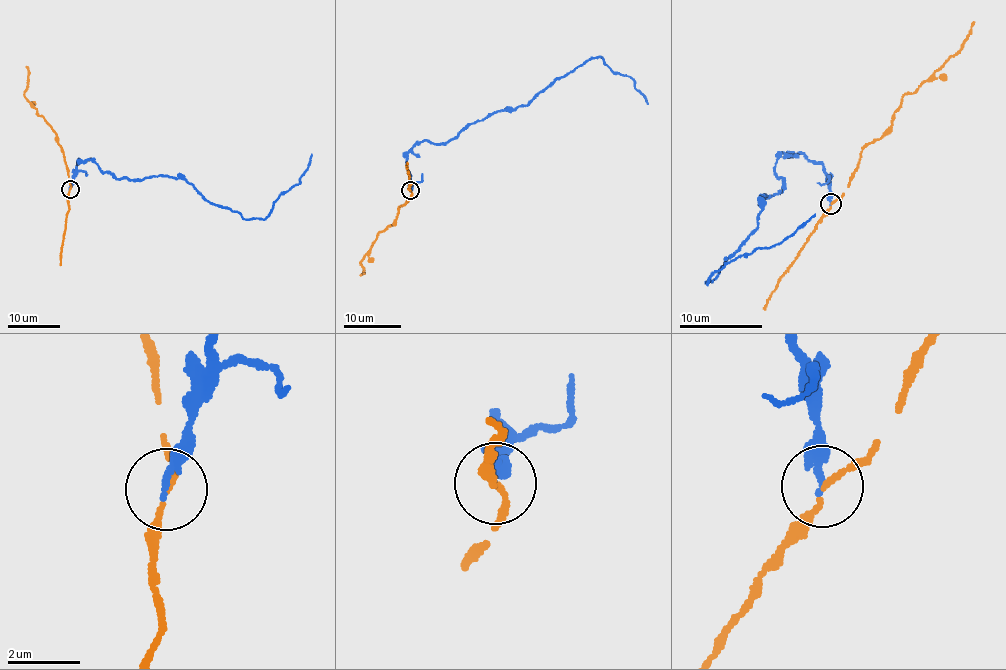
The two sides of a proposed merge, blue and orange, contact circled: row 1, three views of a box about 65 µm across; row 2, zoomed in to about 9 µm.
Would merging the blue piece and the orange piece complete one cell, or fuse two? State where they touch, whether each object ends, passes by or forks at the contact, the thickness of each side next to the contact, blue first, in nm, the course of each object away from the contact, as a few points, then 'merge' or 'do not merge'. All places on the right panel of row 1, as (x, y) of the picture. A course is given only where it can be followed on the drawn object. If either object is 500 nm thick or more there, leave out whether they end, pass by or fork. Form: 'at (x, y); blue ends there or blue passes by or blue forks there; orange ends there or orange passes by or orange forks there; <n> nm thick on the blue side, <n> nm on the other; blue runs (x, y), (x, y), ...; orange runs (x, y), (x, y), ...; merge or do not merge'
at (831, 203); blue ends there; orange passes by; 200 nm thick on the blue side, 120 nm on the other; blue runs (832, 203), (821, 164), (779, 153), (774, 168), (781, 192), (760, 198), (758, 224), (706, 285), (814, 214); orange runs (832, 203), (848, 186), (859, 154), (889, 127), (905, 95), (916, 91), (962, 47), (974, 22); do not merge

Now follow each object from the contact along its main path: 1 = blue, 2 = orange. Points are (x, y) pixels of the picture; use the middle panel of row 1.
1: (410, 191), (406, 155), (415, 144), (448, 141), (471, 123), (525, 105), (595, 57), (628, 75), (647, 103)
2: (410, 191), (409, 200), (401, 205), (395, 223), (378, 234), (370, 252), (361, 260), (364, 270), (360, 275)

